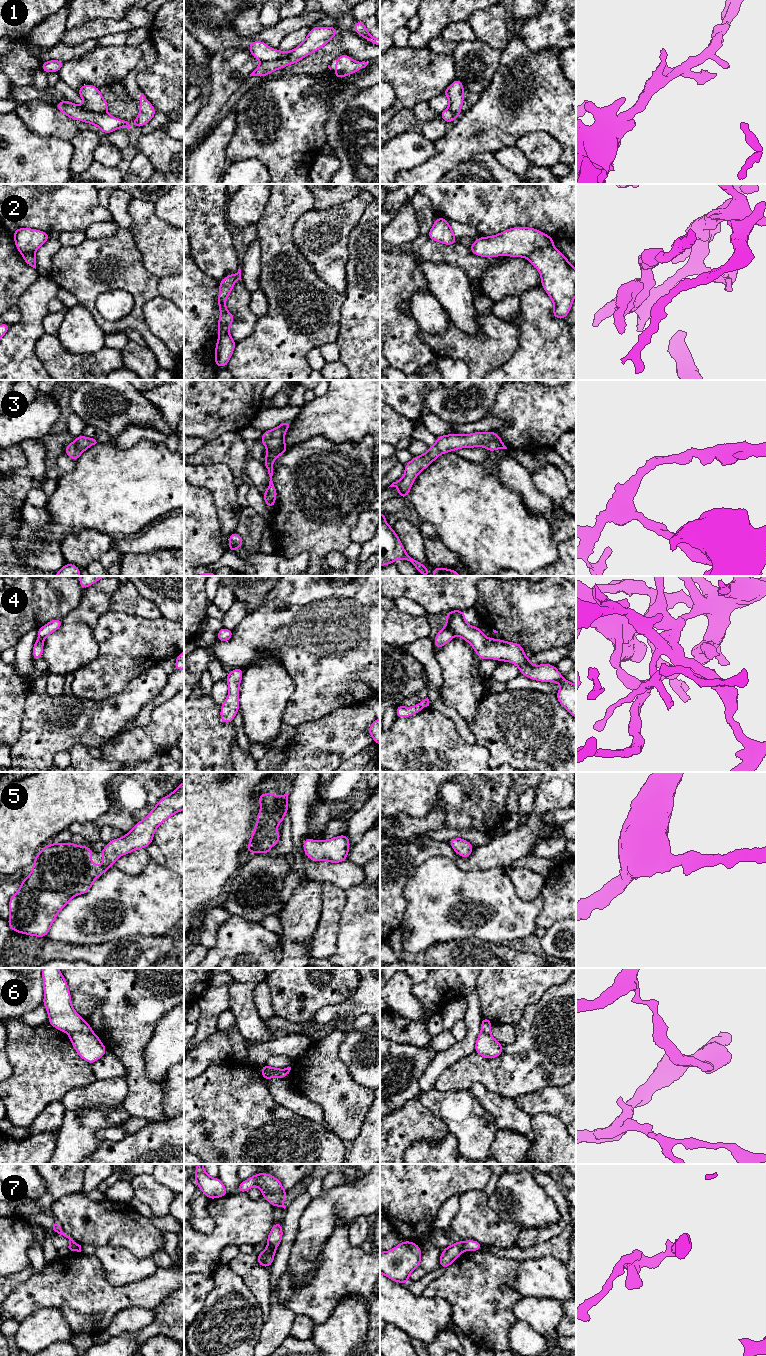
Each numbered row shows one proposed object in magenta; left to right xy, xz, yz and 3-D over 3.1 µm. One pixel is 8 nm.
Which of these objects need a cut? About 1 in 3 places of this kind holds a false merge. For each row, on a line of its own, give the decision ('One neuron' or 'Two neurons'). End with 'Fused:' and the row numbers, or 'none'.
1: Two neurons
2: Two neurons
3: One neuron
4: One neuron
5: One neuron
6: Two neurons
7: Two neurons
Fused: 1, 2, 6, 7

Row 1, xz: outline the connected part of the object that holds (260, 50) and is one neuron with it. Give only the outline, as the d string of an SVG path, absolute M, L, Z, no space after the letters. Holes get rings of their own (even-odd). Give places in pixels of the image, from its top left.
M253 40L251 45L247 49L255 59L258 59L262 62L287 58L292 52L273 49L269 47L265 42L258 40Z

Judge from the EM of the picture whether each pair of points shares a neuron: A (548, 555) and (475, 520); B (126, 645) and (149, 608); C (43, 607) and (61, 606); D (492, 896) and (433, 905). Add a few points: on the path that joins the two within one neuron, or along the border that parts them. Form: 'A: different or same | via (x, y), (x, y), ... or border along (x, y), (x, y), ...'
A: same | via (530, 546), (505, 536), (493, 528)
B: different | border along (121, 611), (146, 618), (159, 618), (161, 616)
C: same | via (47, 606), (57, 606)
D: same | via (477, 896), (471, 896), (459, 886), (448, 897)

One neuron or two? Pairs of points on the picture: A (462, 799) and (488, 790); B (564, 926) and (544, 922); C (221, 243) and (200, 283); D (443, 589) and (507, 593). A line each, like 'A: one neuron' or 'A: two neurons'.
A: one neuron
B: two neurons
C: two neurons
D: two neurons

